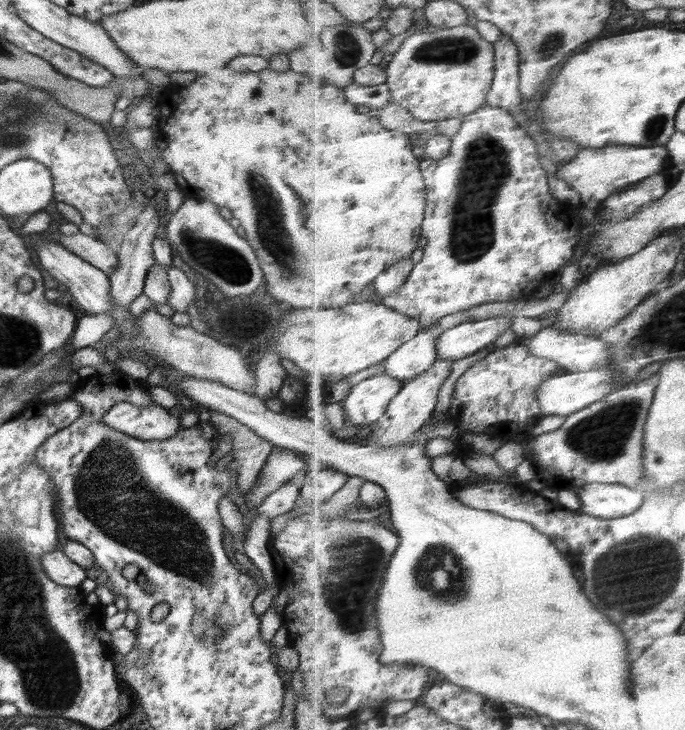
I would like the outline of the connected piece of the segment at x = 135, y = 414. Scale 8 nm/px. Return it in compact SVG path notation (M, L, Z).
M118 402L104 413L102 421L102 424L122 432L124 436L144 441L168 441L168 438L183 430L180 419L158 404L144 408Z

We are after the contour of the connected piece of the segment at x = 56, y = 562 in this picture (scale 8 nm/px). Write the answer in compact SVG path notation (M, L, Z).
M56 549L41 556L41 565L48 578L64 587L79 587L90 575L88 570L78 566L62 551Z

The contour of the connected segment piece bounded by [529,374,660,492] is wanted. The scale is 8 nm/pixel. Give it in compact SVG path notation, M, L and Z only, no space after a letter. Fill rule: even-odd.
M660 374L642 382L635 380L608 398L568 416L558 430L531 438L529 457L541 472L539 484L556 487L562 492L578 491L594 483L620 483L636 487L647 479L645 436L659 385Z

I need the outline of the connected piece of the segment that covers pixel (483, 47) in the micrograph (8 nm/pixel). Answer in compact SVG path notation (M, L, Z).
M462 25L422 30L405 39L400 50L394 55L393 61L387 66L387 83L392 89L393 101L408 108L418 120L463 120L487 104L495 83L497 50L495 43L486 40L477 26Z

